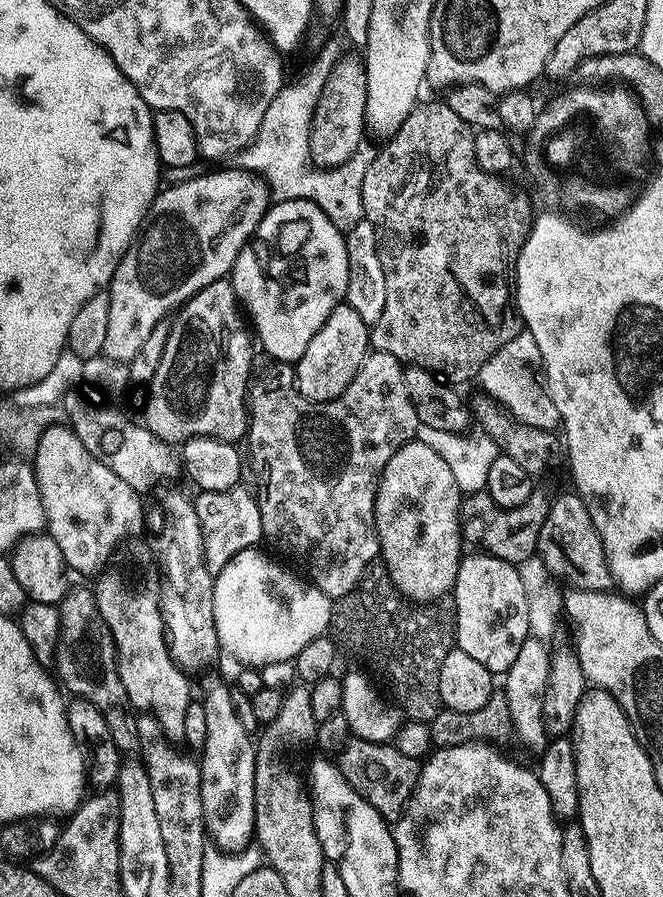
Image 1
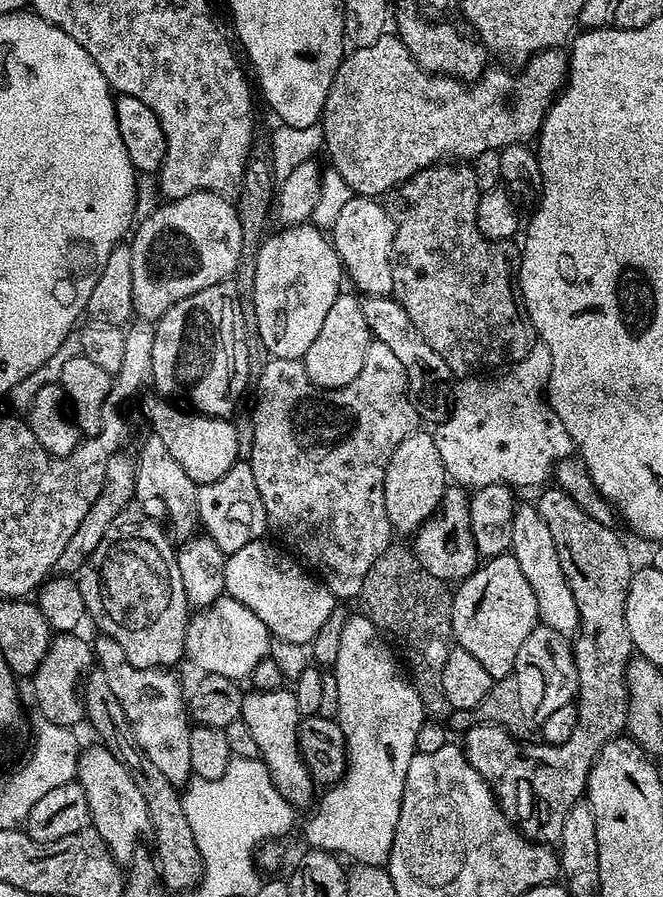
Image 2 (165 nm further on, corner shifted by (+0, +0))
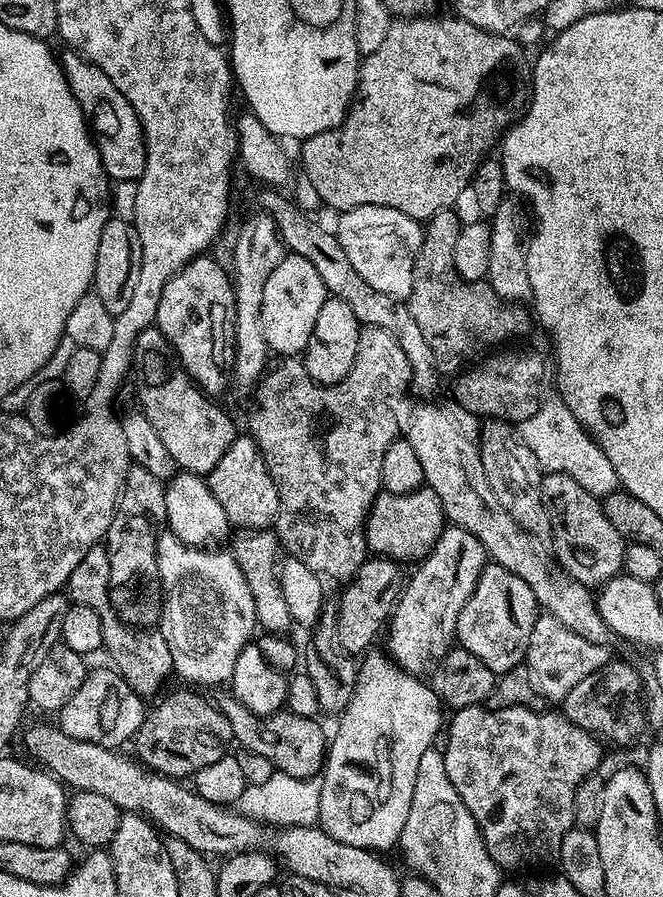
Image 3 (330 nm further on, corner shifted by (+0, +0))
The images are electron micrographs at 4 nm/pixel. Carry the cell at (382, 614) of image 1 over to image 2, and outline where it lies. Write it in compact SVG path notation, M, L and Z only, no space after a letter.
M399 542L389 544L386 550L382 550L382 554L378 554L374 566L370 566L370 574L366 574L366 582L362 582L362 590L358 597L359 611L366 618L370 618L370 622L374 622L380 633L394 645L395 651L402 657L410 673L413 687L421 696L425 713L432 715L433 712L432 716L436 718L447 717L453 711L450 702L446 702L446 694L442 690L442 666L446 666L446 658L454 647L452 598L453 593L449 585L427 573L419 564L413 549L407 543L404 545Z

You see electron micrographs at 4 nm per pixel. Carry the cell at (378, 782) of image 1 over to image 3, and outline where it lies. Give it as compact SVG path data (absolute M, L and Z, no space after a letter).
M225 694L218 700L218 707L230 722L232 740L240 743L239 747L246 752L262 754L262 758L270 758L270 762L277 770L290 774L296 778L317 777L328 759L329 733L319 719L302 714L294 714L287 710L272 712L269 716L259 716L236 700L231 694Z

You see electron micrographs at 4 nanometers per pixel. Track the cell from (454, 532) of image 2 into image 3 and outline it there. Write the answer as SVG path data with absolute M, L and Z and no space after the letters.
M421 486L406 494L381 491L368 512L364 533L369 553L386 556L397 562L419 562L428 556L445 527L446 517L441 499L432 488Z

